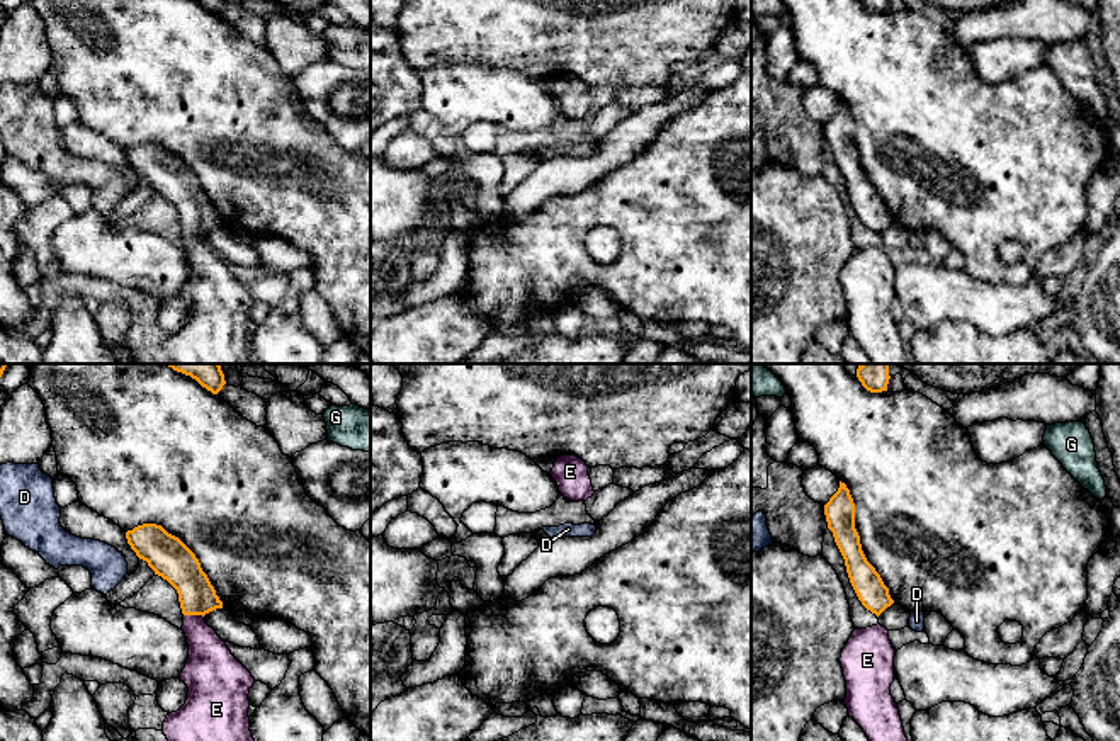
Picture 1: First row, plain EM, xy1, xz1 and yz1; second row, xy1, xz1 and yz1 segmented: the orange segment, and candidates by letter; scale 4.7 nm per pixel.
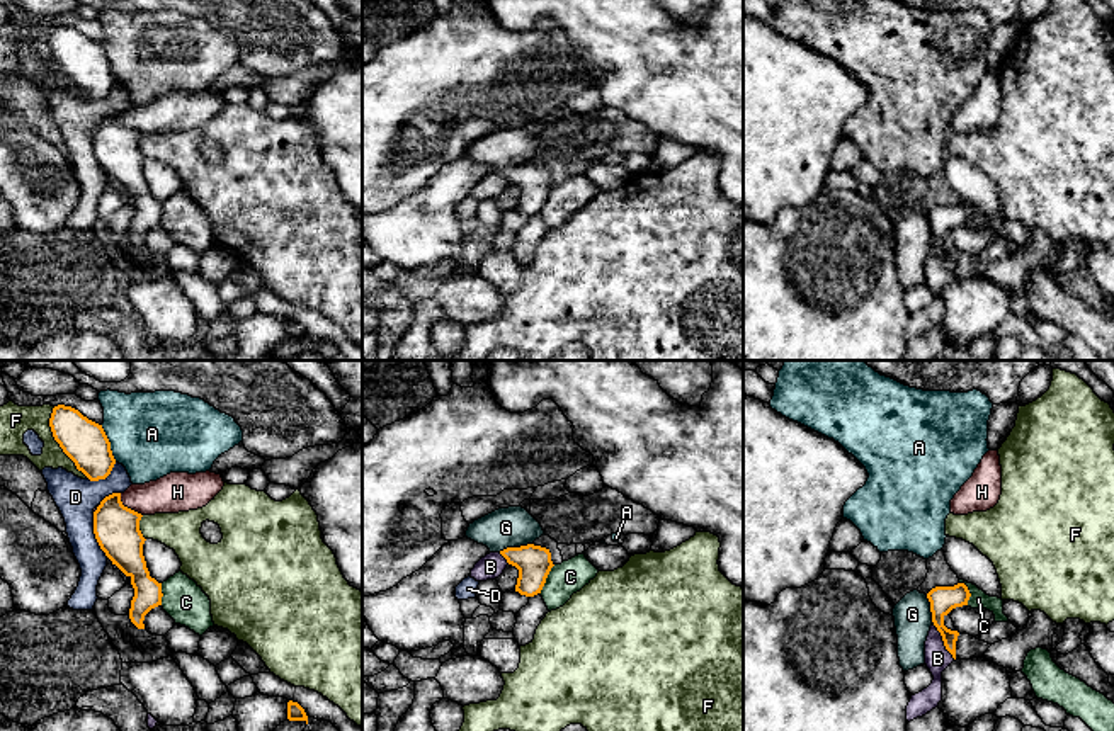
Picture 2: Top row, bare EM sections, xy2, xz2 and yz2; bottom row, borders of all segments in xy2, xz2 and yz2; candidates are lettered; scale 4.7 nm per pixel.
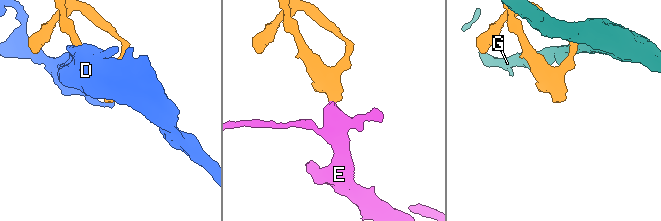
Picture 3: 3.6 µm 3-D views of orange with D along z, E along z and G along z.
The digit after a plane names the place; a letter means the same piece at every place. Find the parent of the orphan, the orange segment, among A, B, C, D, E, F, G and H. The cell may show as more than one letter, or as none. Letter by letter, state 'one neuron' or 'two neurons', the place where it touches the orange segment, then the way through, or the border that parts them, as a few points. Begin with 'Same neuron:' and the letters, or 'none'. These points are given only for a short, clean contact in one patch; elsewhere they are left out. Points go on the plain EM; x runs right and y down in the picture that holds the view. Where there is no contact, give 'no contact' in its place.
Same neuron: E
A: two neurons; contact xy2 (109, 63)
B: two neurons; contact yz2 (943, 259); border yz2 (932, 240), (944, 267), (954, 277)
C: two neurons; contact xz2 (545, 199); border xz2 (555, 184), (539, 213)
D: two neurons; contact xy2 (94, 152)
E: one neuron; contact xy1 (194, 233); way xy1 (177, 184), (194, 208), (194, 233), (194, 247), (211, 282)
F: two neurons; contact xy2 (58, 62)
G: two neurons; contact xz2 (514, 167)
H: two neurons; contact xy2 (126, 126); border xy2 (119, 113), (119, 119), (142, 135)

